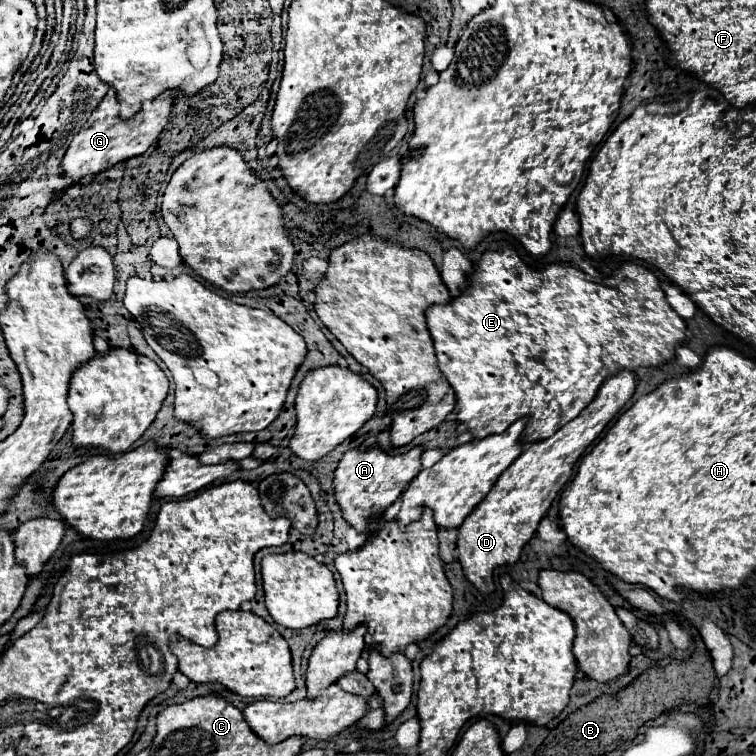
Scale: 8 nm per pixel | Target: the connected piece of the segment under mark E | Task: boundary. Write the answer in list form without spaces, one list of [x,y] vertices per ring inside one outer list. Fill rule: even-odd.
[[[501,242],[501,250],[487,250],[481,256],[481,260],[477,262],[477,266],[473,268],[473,272],[467,276],[467,288],[461,290],[461,294],[457,298],[451,298],[445,304],[429,306],[425,310],[425,316],[427,316],[427,326],[431,332],[433,344],[435,344],[435,354],[437,354],[437,362],[441,366],[441,372],[445,374],[445,378],[449,380],[449,384],[453,386],[453,390],[457,394],[457,406],[459,406],[457,420],[467,424],[467,428],[471,430],[475,440],[485,438],[487,434],[505,432],[505,428],[509,424],[513,424],[515,420],[519,420],[523,416],[529,416],[529,422],[525,426],[525,442],[545,440],[551,434],[555,434],[561,426],[565,426],[569,420],[579,416],[579,412],[595,398],[601,382],[607,376],[613,376],[623,368],[637,370],[641,364],[657,366],[663,360],[671,360],[675,356],[675,346],[685,340],[685,322],[667,304],[659,278],[651,270],[647,270],[645,266],[635,264],[635,262],[623,262],[617,270],[613,270],[611,276],[601,278],[599,284],[595,284],[587,272],[583,272],[581,268],[577,268],[573,264],[555,262],[555,264],[545,264],[541,268],[535,268],[535,266],[527,264],[509,242]]]

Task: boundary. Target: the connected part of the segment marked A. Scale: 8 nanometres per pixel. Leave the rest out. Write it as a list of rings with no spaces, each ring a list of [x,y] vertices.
[[[379,446],[349,448],[335,470],[335,498],[341,506],[343,518],[357,530],[369,532],[369,518],[385,512],[407,488],[407,484],[421,472],[423,446],[415,446],[405,454],[389,454]]]

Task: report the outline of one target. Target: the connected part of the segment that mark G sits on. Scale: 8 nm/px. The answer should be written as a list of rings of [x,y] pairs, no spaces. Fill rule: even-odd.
[[[109,88],[109,92],[105,94],[105,100],[101,100],[97,110],[91,112],[89,120],[77,132],[71,146],[67,148],[61,162],[61,172],[73,178],[73,182],[79,182],[81,178],[107,170],[117,162],[143,154],[157,140],[159,132],[165,128],[171,106],[173,106],[173,98],[175,98],[173,90],[165,90],[161,98],[155,98],[153,102],[143,102],[141,110],[133,118],[123,120],[119,118],[119,112],[117,112],[117,94],[113,94],[113,88]]]

